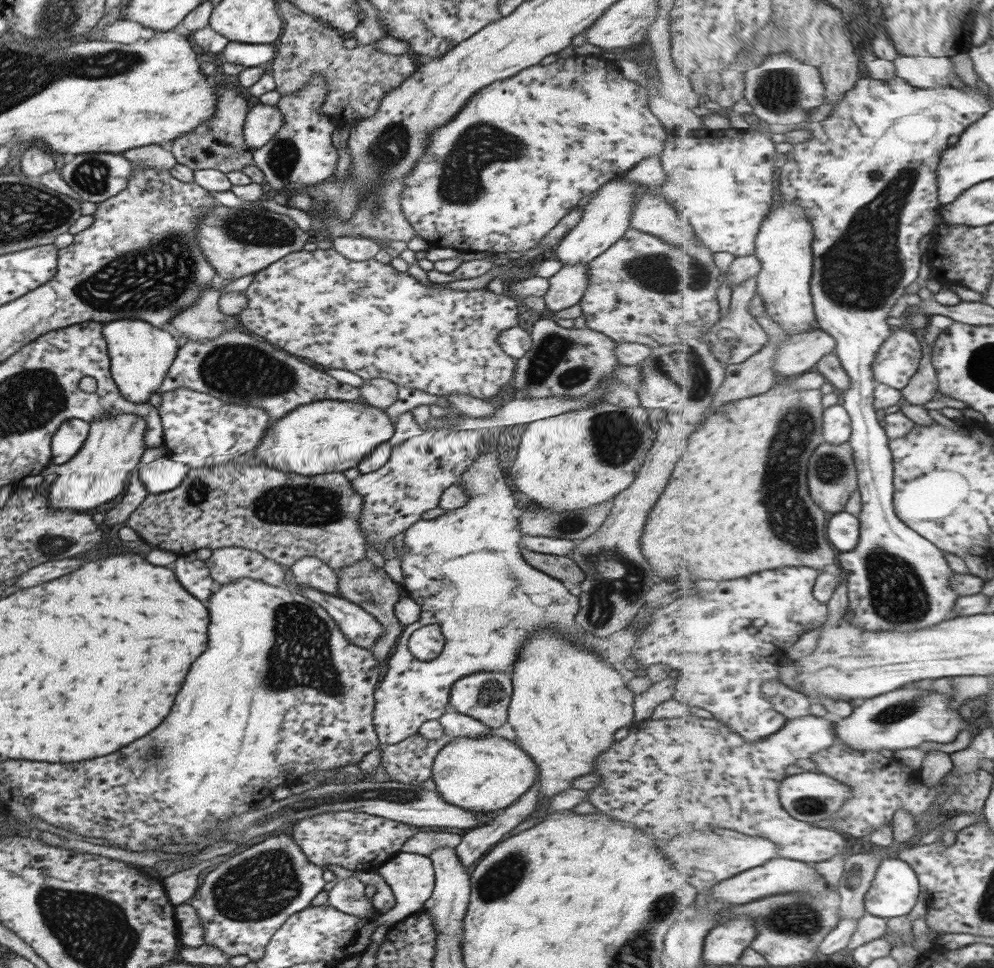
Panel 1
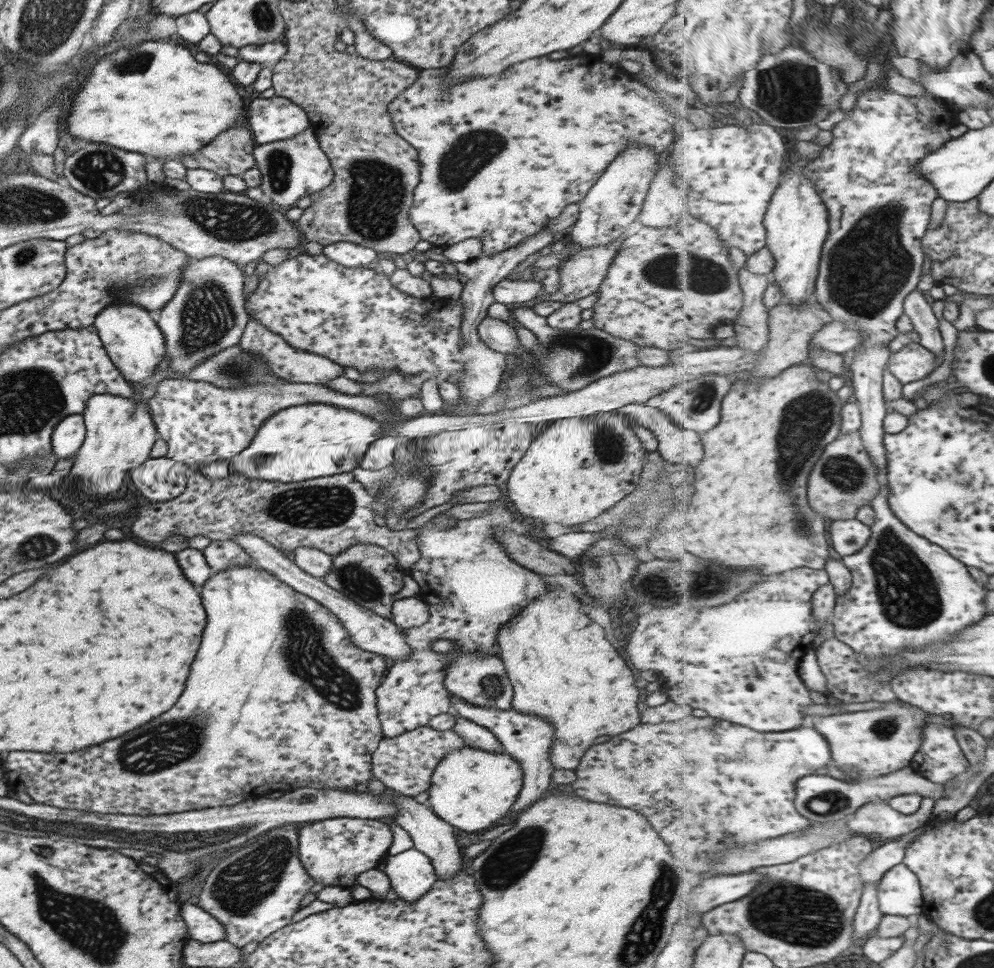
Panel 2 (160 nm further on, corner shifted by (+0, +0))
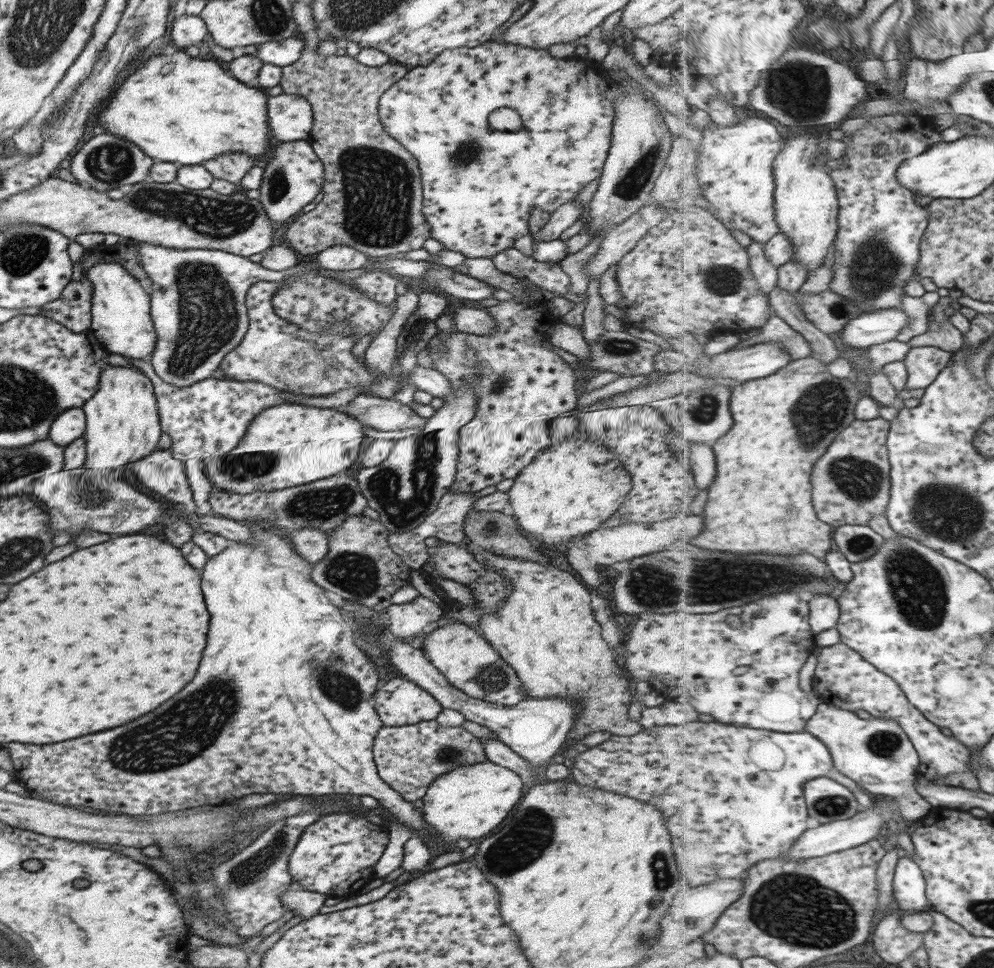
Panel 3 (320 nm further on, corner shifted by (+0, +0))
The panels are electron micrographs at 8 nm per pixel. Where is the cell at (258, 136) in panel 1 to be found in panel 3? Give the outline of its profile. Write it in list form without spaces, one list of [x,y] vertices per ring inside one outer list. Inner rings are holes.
[[[283,92],[266,97],[267,124],[275,140],[288,143],[307,140],[313,117],[310,104],[297,95]]]

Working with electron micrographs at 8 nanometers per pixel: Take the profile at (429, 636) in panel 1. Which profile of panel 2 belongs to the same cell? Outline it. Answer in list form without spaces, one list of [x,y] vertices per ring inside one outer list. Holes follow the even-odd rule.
[[[439,638],[430,644],[430,651],[448,656],[449,663],[447,663],[442,683],[449,694],[477,706],[501,710],[510,708],[513,694],[512,686],[499,656],[490,655],[487,652],[478,653],[478,655],[474,655],[473,652],[464,653],[456,647],[452,640]]]

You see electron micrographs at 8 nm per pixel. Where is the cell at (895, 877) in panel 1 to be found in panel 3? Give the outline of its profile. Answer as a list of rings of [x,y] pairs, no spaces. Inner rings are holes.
[[[903,857],[897,865],[894,878],[898,908],[905,912],[925,912],[930,902],[927,896],[927,879],[919,863]]]

